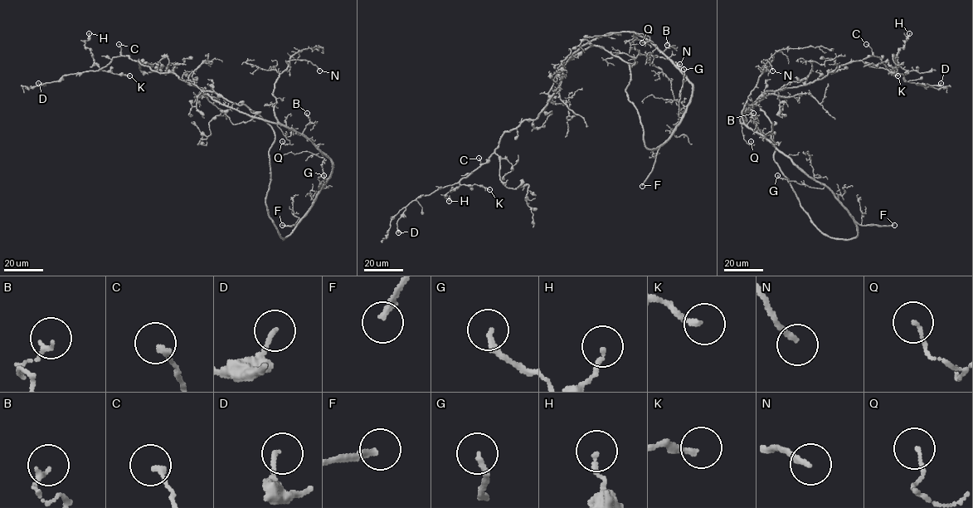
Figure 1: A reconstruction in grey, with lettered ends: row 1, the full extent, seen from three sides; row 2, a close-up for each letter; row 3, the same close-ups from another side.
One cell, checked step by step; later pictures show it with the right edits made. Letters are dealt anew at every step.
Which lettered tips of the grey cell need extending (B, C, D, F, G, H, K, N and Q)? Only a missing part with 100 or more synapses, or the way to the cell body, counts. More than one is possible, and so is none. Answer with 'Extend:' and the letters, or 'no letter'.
Extend: F

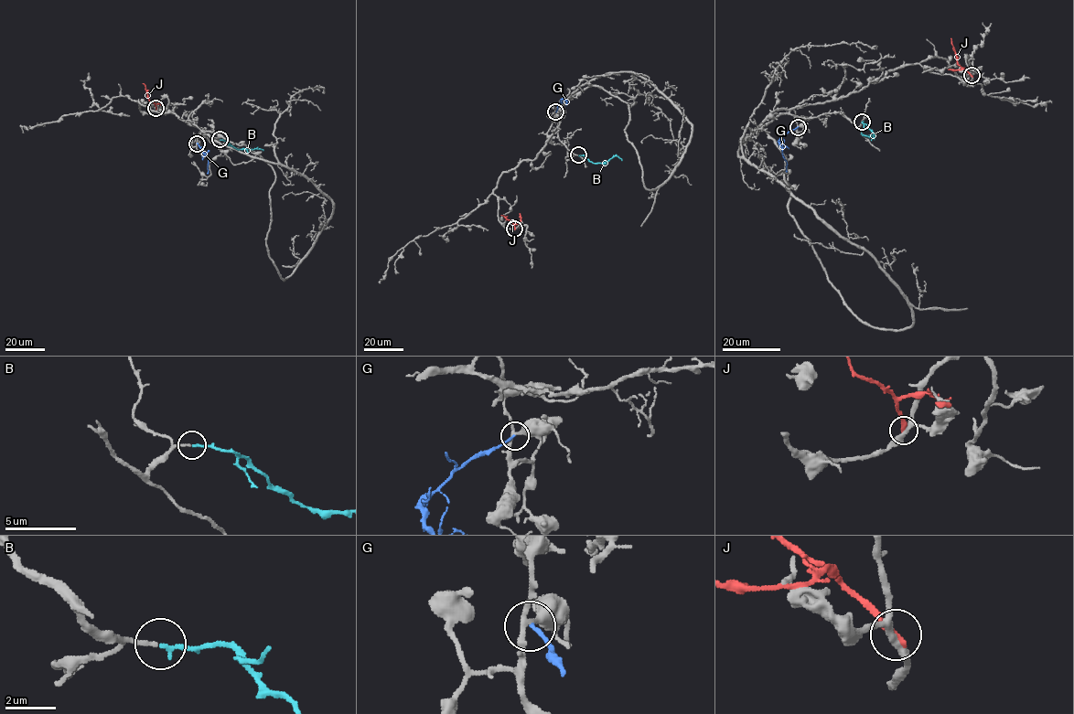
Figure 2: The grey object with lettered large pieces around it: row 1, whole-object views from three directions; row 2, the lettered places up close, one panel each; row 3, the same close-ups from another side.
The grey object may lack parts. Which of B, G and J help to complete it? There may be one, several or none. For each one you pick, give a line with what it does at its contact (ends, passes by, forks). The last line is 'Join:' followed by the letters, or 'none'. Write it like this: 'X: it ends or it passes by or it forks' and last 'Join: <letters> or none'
B: it ends
Join: B

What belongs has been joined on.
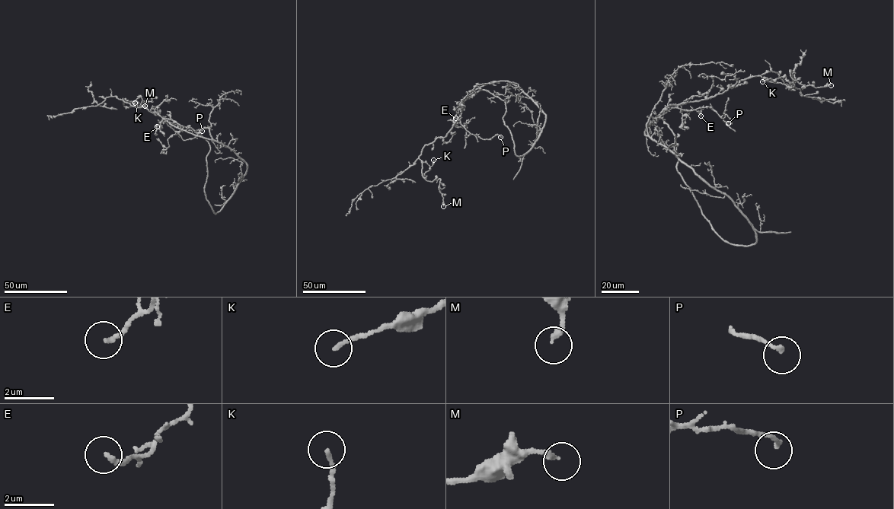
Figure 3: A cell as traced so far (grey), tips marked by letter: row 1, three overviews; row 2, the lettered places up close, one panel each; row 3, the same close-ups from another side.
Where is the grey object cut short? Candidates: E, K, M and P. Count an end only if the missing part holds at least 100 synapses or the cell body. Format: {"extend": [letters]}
{"extend": []}

